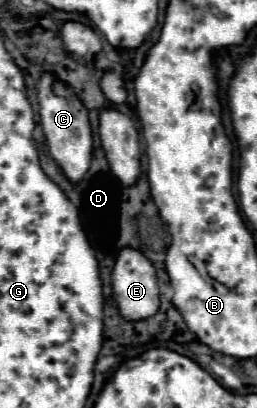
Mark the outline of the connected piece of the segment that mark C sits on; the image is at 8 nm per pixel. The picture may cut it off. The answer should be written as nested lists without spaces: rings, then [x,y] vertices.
[[[41,73],[37,95],[39,95],[39,117],[41,117],[41,127],[51,151],[51,157],[59,163],[63,169],[65,177],[71,181],[83,179],[83,175],[89,169],[91,163],[91,125],[89,125],[89,113],[81,99],[73,93],[73,89],[65,87],[63,95],[55,95],[51,85],[55,83],[55,77],[51,73]]]

